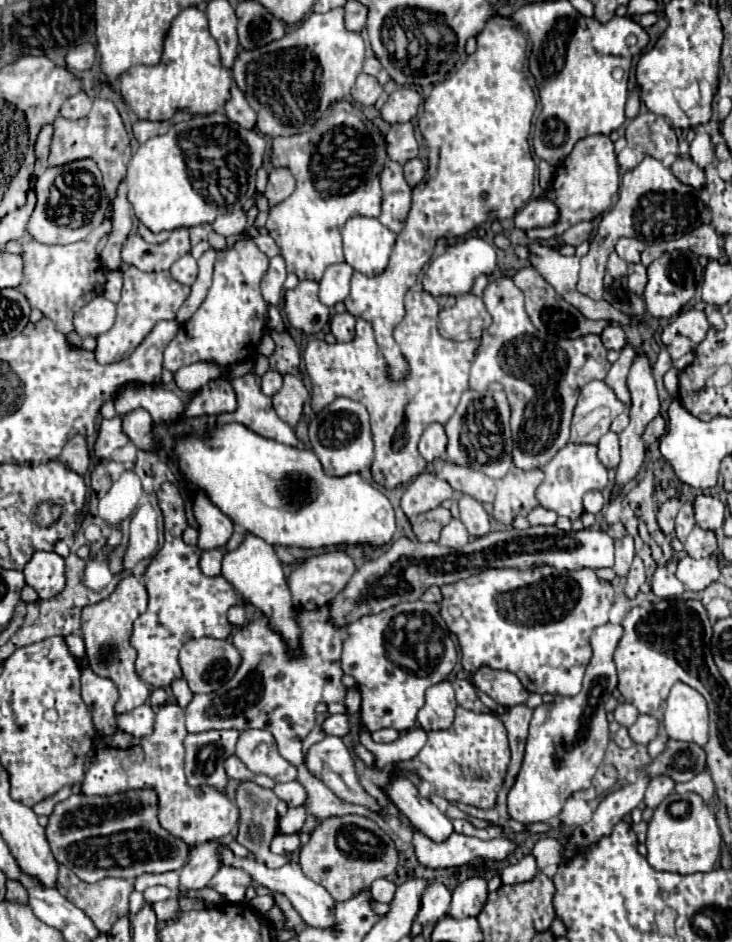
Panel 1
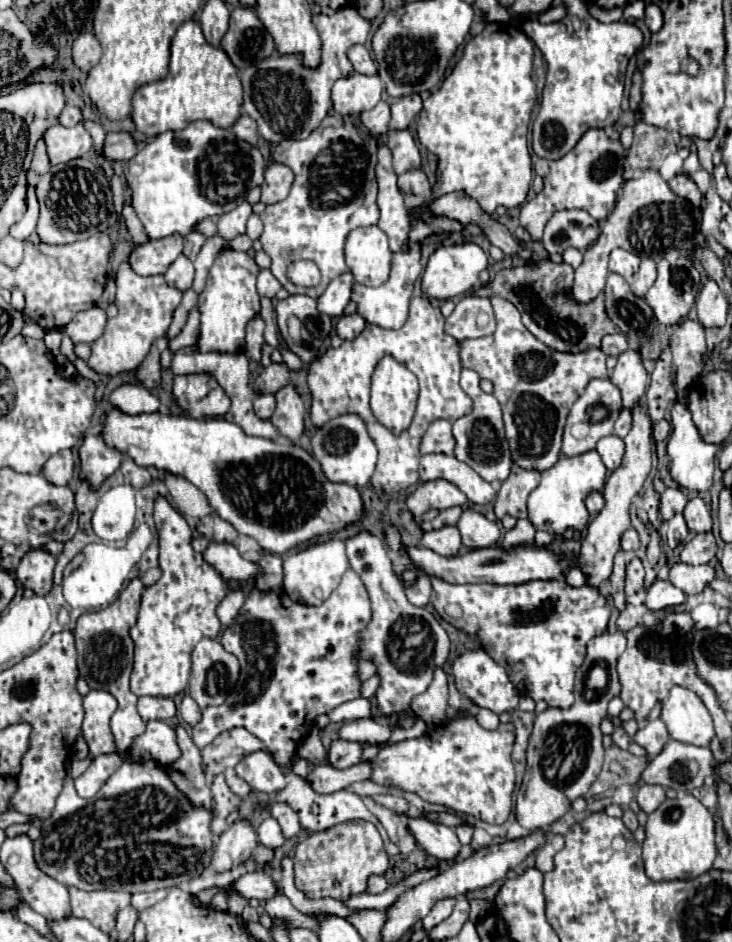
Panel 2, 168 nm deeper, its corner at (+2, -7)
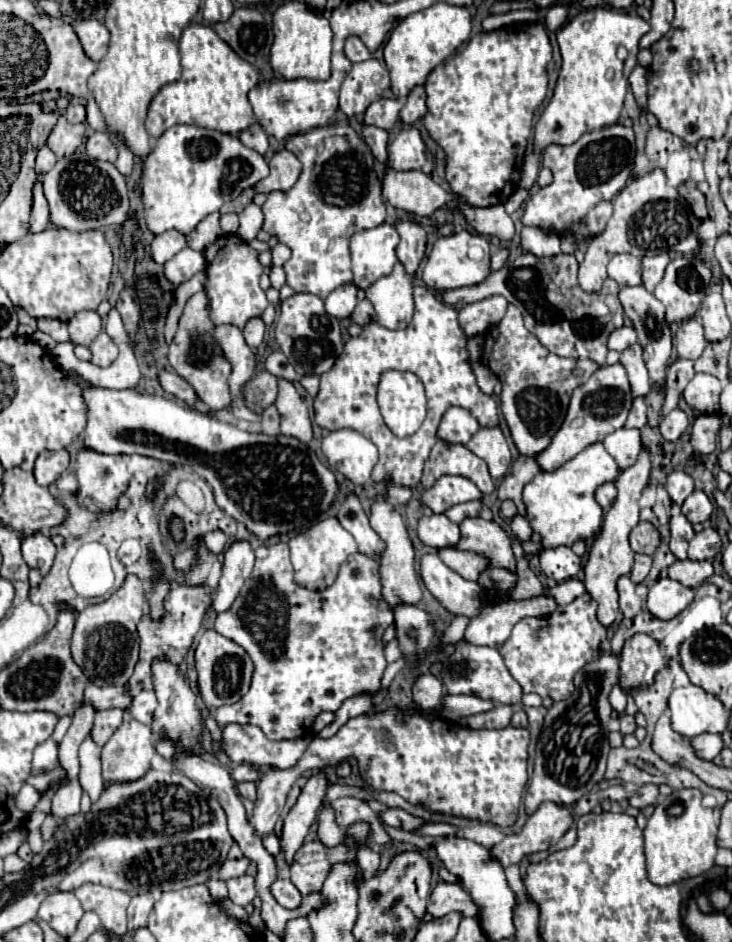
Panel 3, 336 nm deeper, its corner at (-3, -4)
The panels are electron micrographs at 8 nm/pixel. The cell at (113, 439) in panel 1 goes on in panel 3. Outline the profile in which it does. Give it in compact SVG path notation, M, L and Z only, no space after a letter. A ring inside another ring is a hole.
M81 447L77 453L77 479L79 479L79 501L95 511L103 513L115 507L117 499L123 495L123 491L129 485L131 473L127 471L127 455L105 455L105 453L95 453L93 449Z

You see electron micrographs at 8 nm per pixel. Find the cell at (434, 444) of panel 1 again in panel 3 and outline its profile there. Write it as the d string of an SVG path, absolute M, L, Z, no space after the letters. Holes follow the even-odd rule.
M451 407L443 415L443 421L439 423L437 437L447 441L447 443L461 443L461 445L465 445L477 429L479 429L479 423L467 409Z

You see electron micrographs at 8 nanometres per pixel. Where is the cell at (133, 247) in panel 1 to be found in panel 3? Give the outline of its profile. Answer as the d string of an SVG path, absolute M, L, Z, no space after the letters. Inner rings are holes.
M165 231L161 235L155 235L155 239L151 241L151 257L153 257L155 263L163 265L165 261L175 257L185 247L187 247L187 241L185 241L183 233Z

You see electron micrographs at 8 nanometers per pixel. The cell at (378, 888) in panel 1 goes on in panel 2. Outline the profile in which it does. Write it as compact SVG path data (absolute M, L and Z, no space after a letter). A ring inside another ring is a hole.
M370 876L368 878L368 894L382 894L388 888L388 882L384 880L384 876Z

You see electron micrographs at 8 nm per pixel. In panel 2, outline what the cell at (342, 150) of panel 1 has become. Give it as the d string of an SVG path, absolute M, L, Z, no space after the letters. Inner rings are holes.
M328 126L328 128L316 128L308 138L304 140L284 140L280 142L272 152L274 162L286 164L294 172L294 184L290 194L276 204L266 206L266 210L260 214L260 220L264 224L264 232L260 236L264 252L272 258L272 274L280 280L280 284L290 294L306 294L310 298L320 298L320 294L326 290L326 286L338 278L342 272L348 270L344 262L344 240L350 234L350 230L360 226L372 226L378 224L378 206L376 206L376 142L372 136L346 126ZM294 260L312 260L320 272L322 280L314 288L298 288L286 278L286 268Z

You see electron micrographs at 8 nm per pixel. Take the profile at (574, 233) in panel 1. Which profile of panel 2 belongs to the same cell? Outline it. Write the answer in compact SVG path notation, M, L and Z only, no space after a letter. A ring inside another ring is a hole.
M560 210L548 220L542 244L548 254L562 254L566 248L584 252L598 236L598 222L586 210Z

